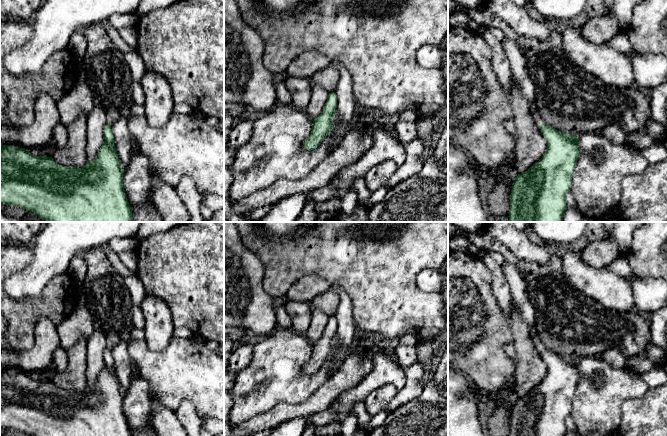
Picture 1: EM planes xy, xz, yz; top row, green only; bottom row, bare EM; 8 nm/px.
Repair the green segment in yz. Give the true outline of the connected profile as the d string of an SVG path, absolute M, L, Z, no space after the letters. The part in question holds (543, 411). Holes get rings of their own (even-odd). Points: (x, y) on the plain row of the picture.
M531 335L547 365L542 382L514 401L509 436L565 436L566 418L581 378L579 359L564 358L544 347L540 335Z

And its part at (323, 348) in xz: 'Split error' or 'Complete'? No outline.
Complete

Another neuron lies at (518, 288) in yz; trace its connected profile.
M511 263L502 264L502 272L510 286L511 299L518 307L522 319L526 322L530 336L539 334L536 327L534 306L530 300L525 278Z

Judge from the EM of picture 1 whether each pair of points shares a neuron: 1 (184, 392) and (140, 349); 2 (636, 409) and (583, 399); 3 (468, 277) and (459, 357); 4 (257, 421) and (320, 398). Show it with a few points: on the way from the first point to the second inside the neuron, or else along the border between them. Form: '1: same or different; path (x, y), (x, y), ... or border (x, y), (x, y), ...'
1: same; path (173, 381), (151, 360)
2: different; border (643, 395), (628, 398), (622, 404), (619, 425)
3: same; path (459, 297), (459, 337)
4: same; path (273, 417), (282, 412), (304, 410)

